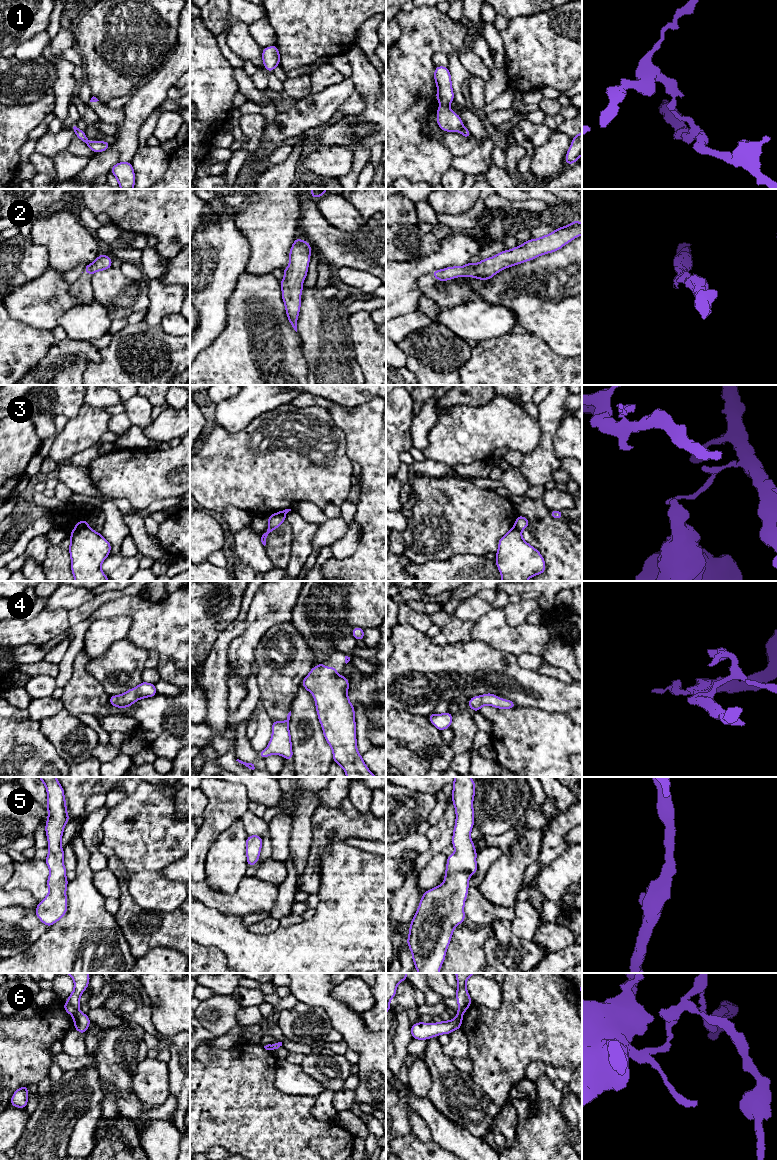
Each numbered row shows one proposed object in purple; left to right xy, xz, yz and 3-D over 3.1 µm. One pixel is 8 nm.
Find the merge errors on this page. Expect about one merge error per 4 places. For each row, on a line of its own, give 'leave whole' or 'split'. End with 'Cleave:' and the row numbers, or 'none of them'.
1: leave whole
2: leave whole
3: split
4: leave whole
5: leave whole
6: split
Cleave: 3, 6

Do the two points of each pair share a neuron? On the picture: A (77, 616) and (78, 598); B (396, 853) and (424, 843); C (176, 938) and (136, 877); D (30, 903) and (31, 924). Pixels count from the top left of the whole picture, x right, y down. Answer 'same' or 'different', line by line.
A: different
B: same
C: different
D: different

